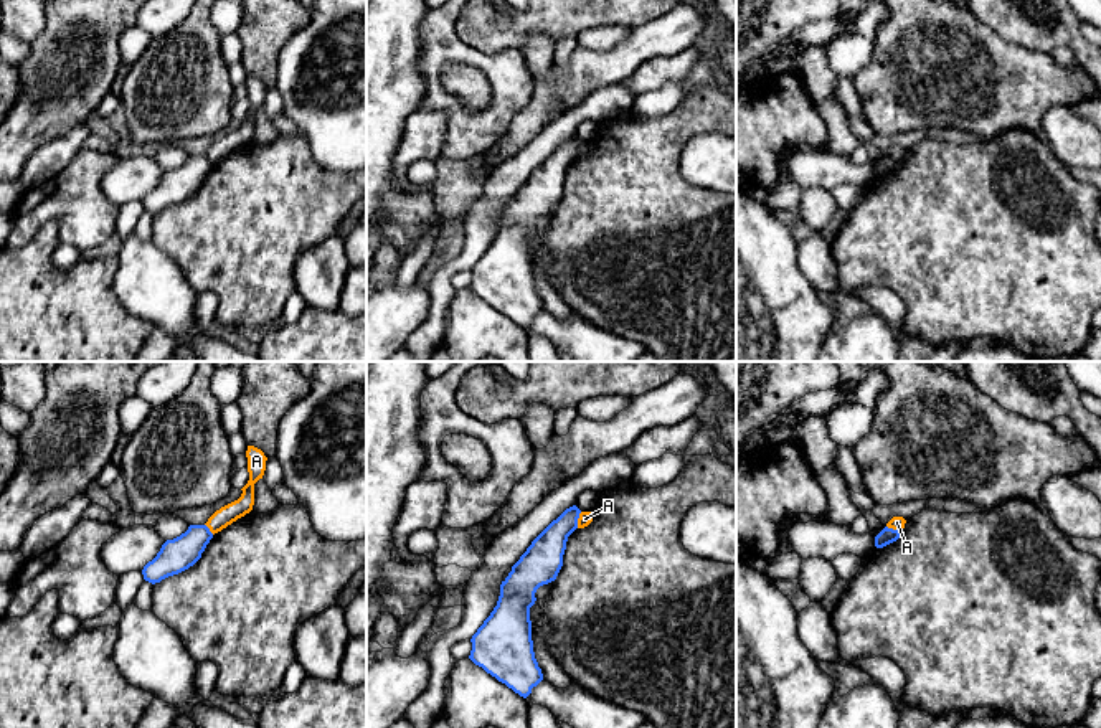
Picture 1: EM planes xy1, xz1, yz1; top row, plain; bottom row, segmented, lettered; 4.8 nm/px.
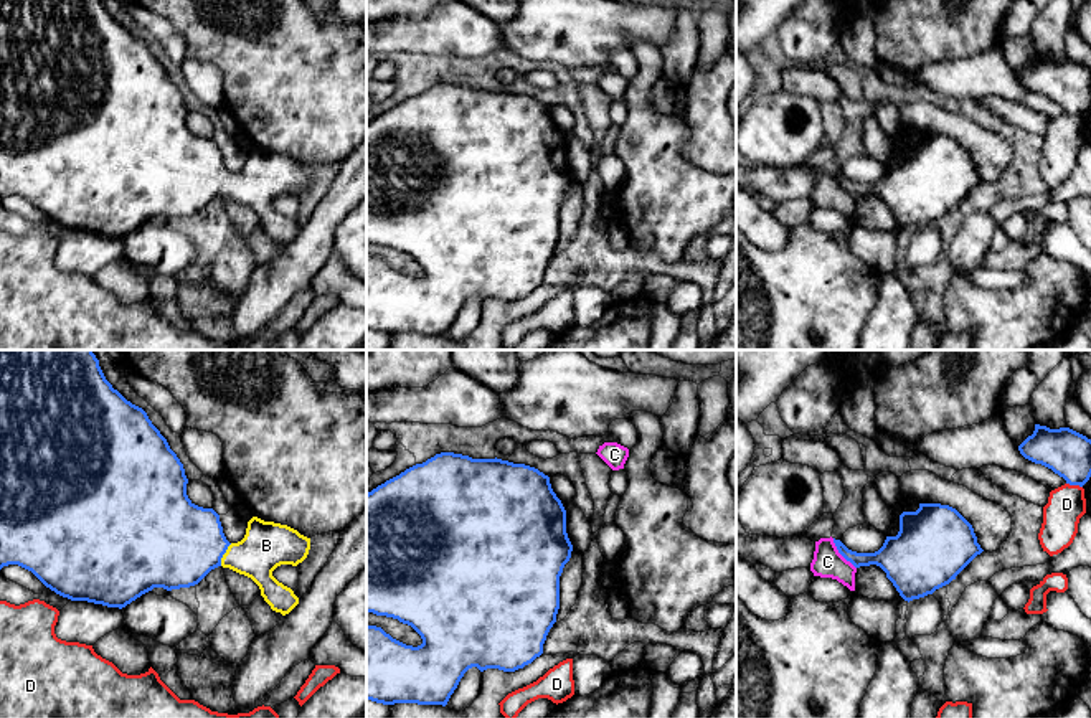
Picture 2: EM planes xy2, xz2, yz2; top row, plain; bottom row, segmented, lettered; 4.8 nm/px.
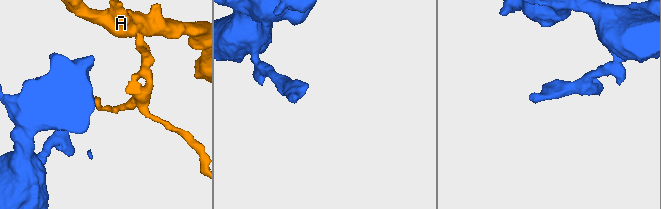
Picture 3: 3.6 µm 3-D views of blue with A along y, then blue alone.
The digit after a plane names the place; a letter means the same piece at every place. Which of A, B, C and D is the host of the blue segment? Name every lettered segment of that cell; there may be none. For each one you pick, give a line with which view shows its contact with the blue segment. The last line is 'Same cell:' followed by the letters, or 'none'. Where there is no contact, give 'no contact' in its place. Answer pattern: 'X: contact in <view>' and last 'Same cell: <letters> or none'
B: contact in xy2
Same cell: B

